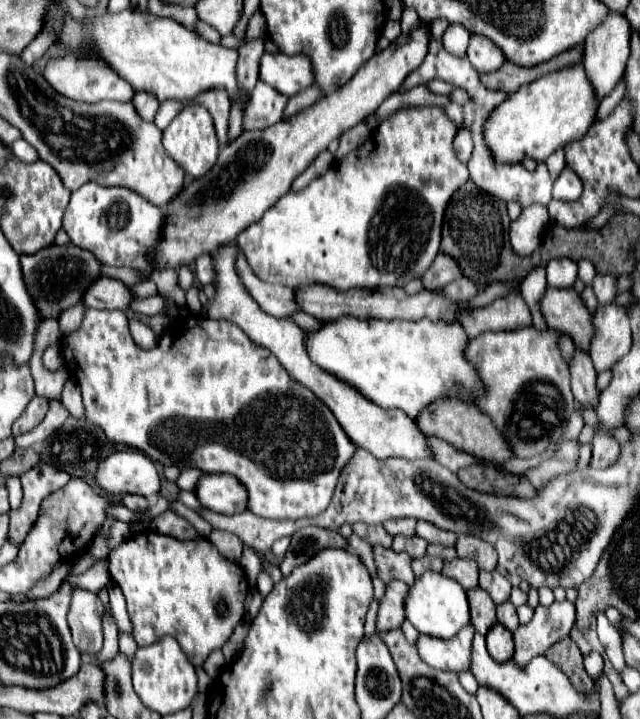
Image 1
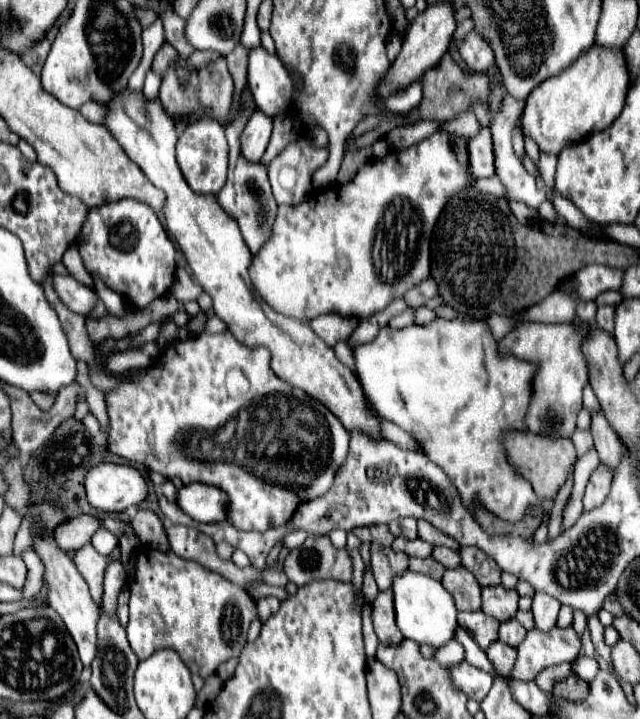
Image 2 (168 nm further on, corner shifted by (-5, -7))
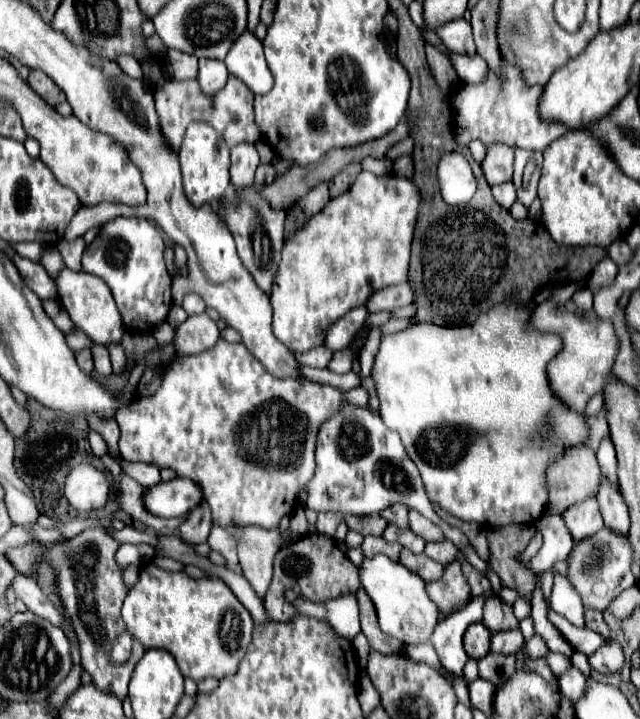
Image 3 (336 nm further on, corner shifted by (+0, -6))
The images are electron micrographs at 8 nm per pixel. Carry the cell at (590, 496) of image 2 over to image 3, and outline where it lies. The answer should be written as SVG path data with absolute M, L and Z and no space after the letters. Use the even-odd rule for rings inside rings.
M585 500L585 504L573 504L565 514L565 526L575 542L593 536L601 530L601 512L597 508L597 500Z

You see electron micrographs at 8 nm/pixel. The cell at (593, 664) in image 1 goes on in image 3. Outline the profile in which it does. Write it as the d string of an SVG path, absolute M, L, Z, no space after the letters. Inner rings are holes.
M549 652L545 656L545 660L547 660L547 664L549 664L549 668L551 668L551 672L555 676L561 676L571 666L571 660L569 658L565 658L563 654L555 654L555 652Z

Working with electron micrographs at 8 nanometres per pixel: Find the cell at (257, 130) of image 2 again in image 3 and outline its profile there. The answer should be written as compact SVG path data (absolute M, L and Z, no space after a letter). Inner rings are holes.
M243 142L231 148L231 184L235 188L251 186L257 166L259 166L259 154L253 144Z

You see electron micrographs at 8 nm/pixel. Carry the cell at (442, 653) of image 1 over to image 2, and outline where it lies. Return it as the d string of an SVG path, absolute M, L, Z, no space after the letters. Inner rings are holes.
M466 659L454 667L448 667L448 675L460 691L476 701L482 701L492 685L492 677L486 671L470 665Z

